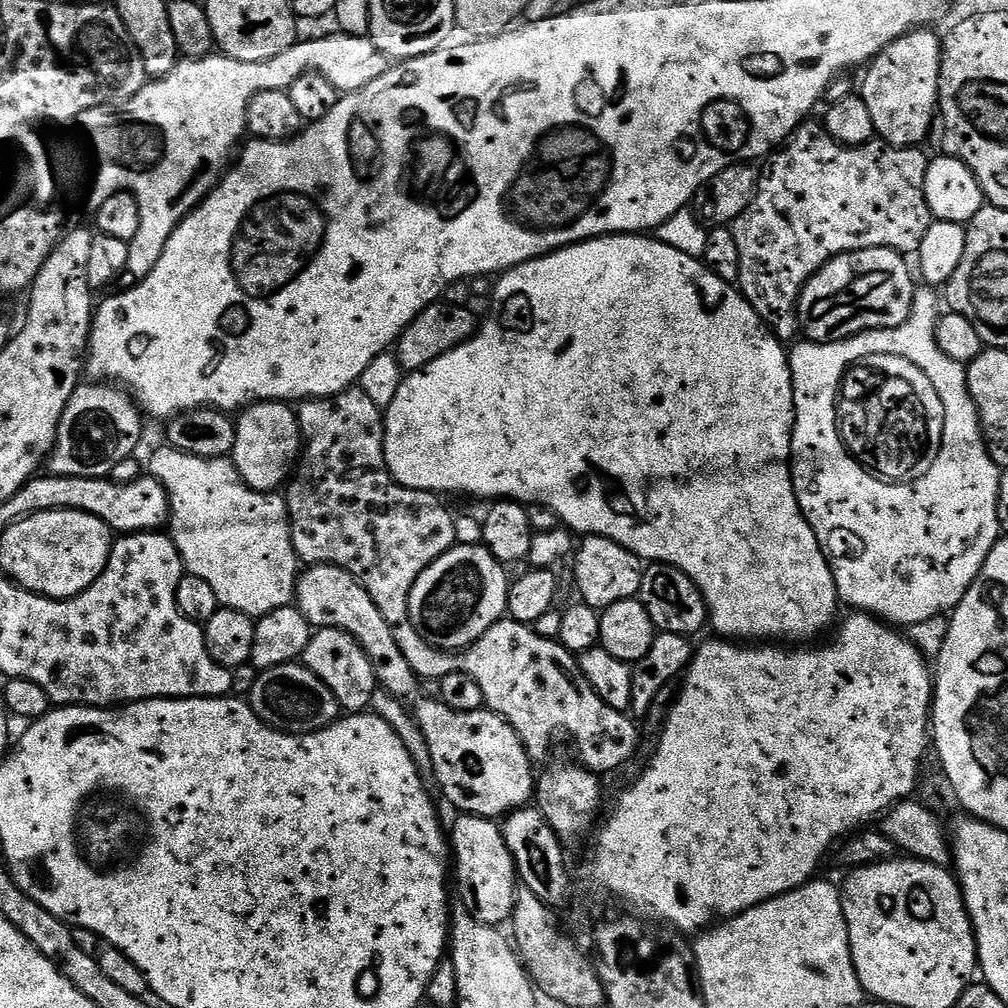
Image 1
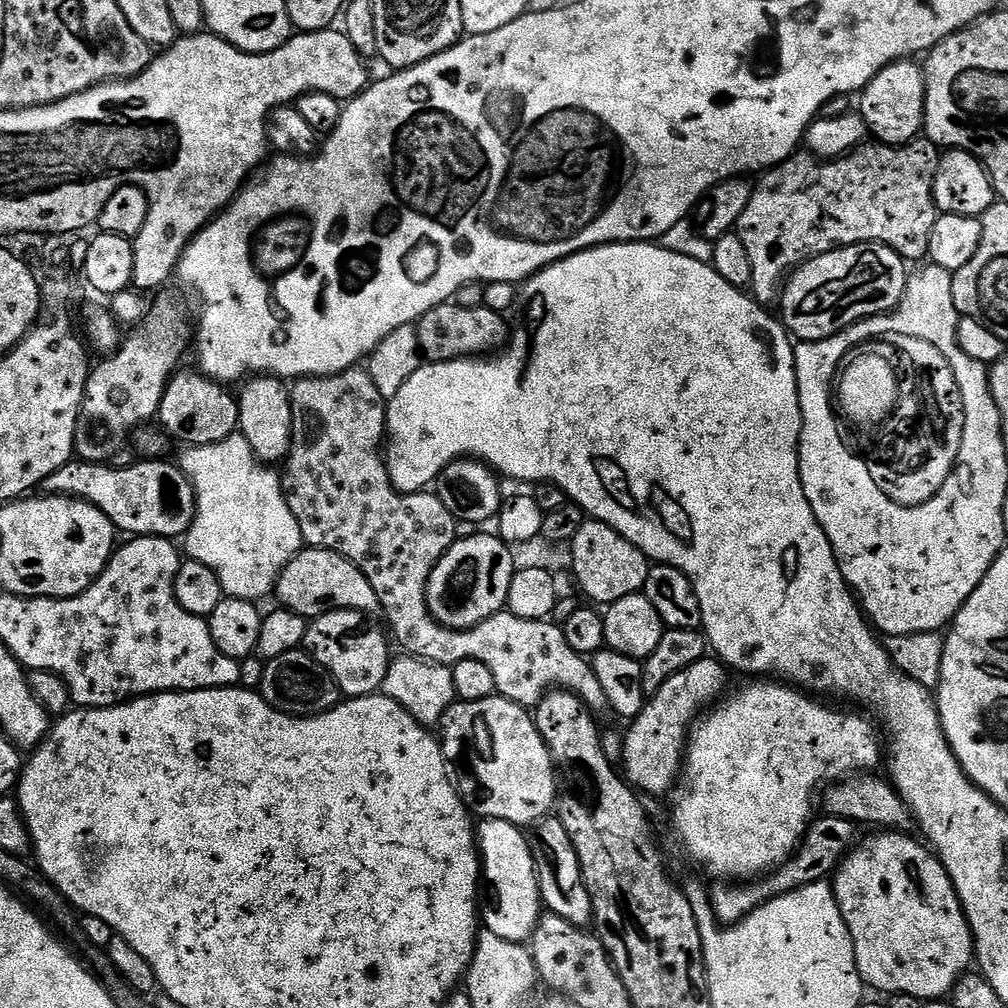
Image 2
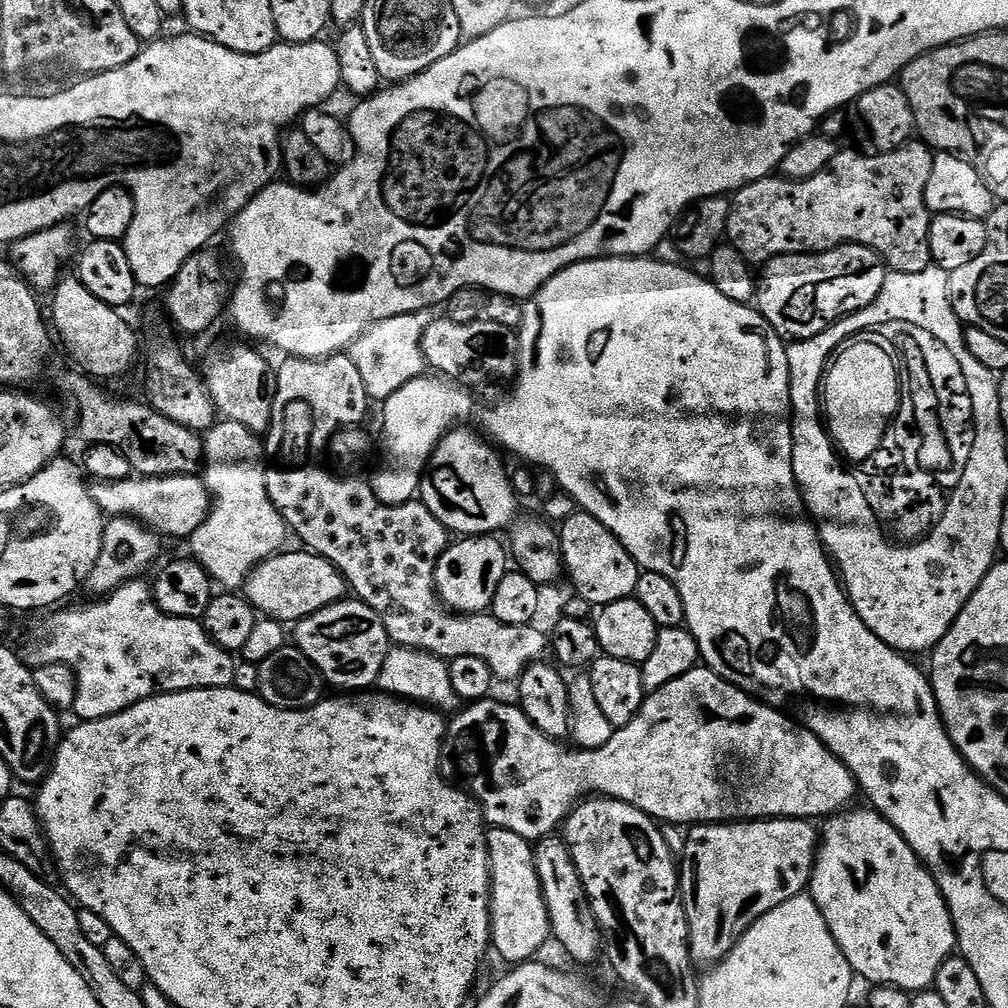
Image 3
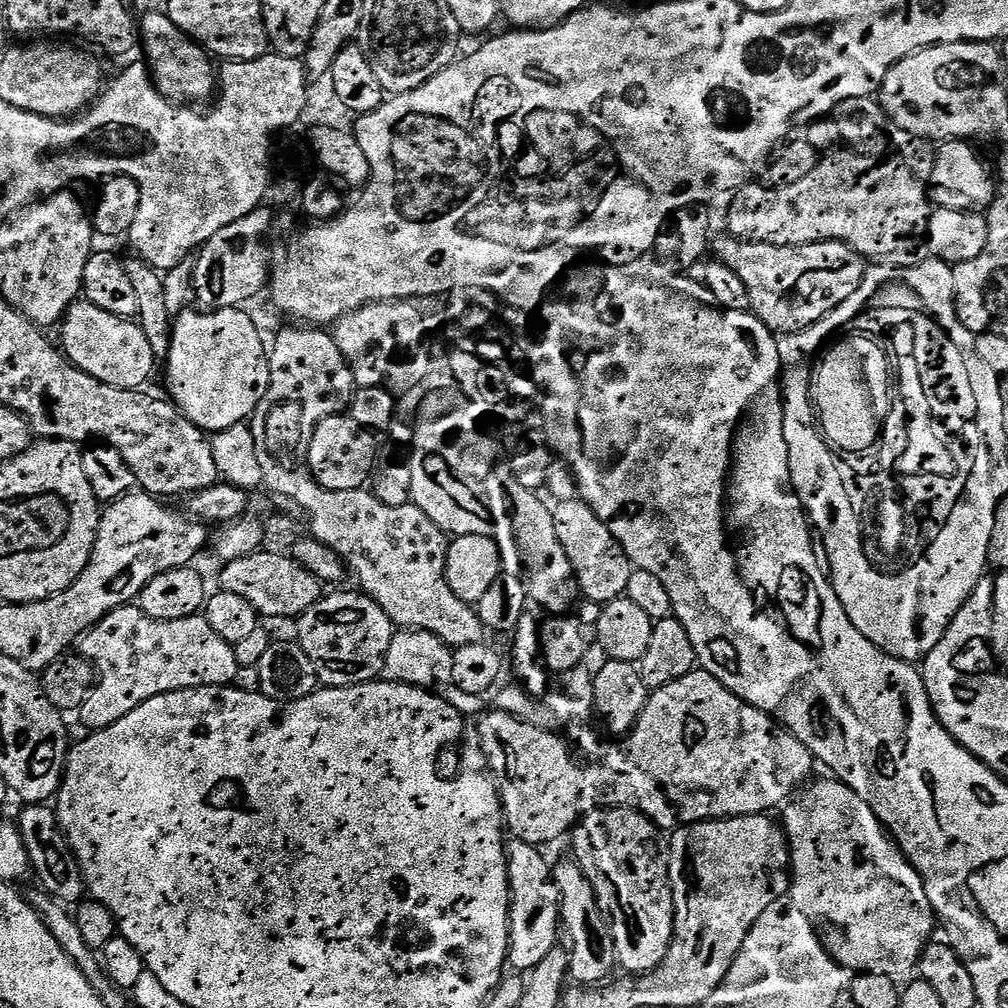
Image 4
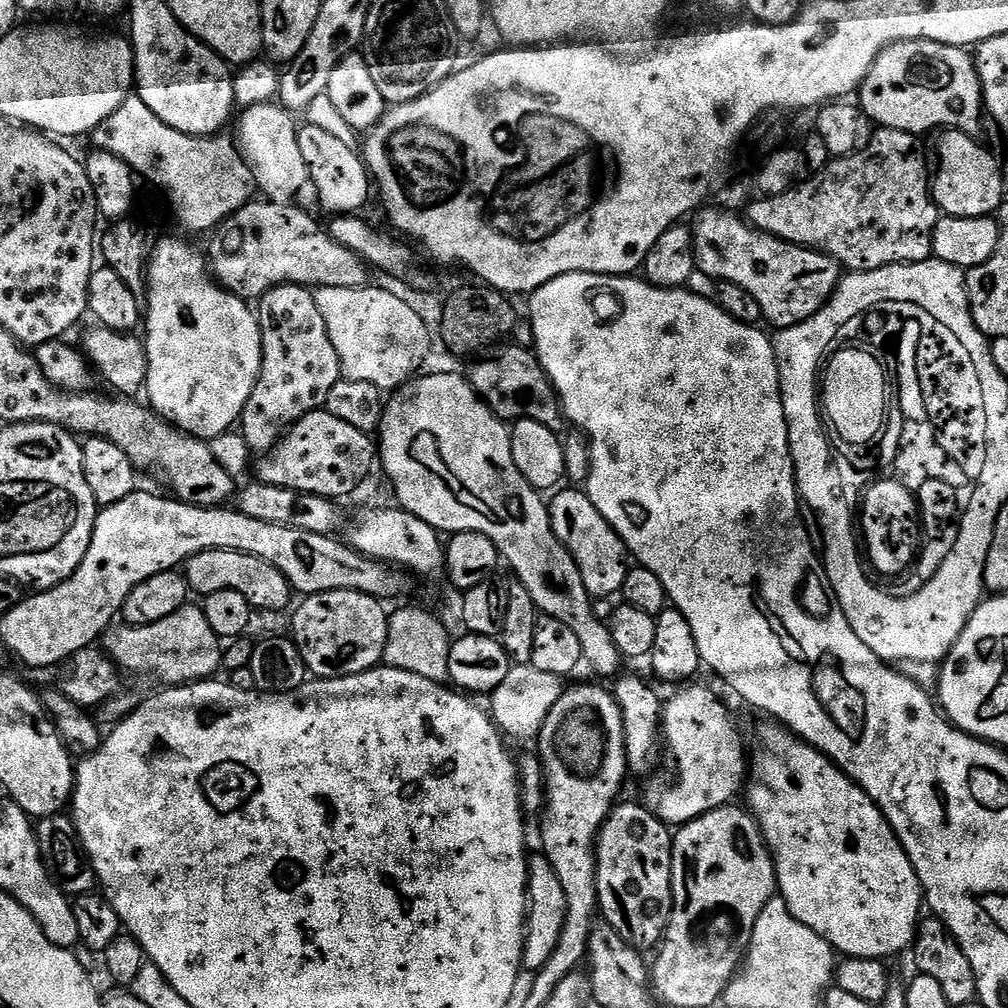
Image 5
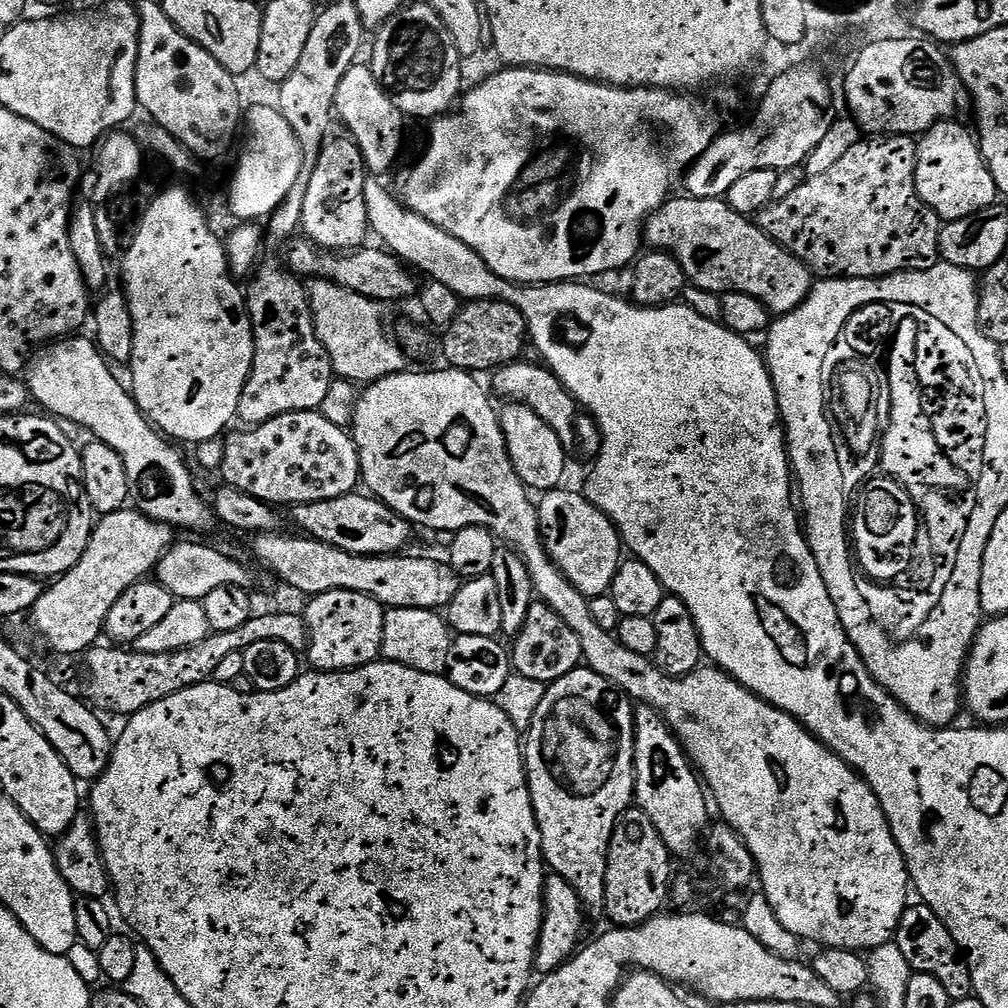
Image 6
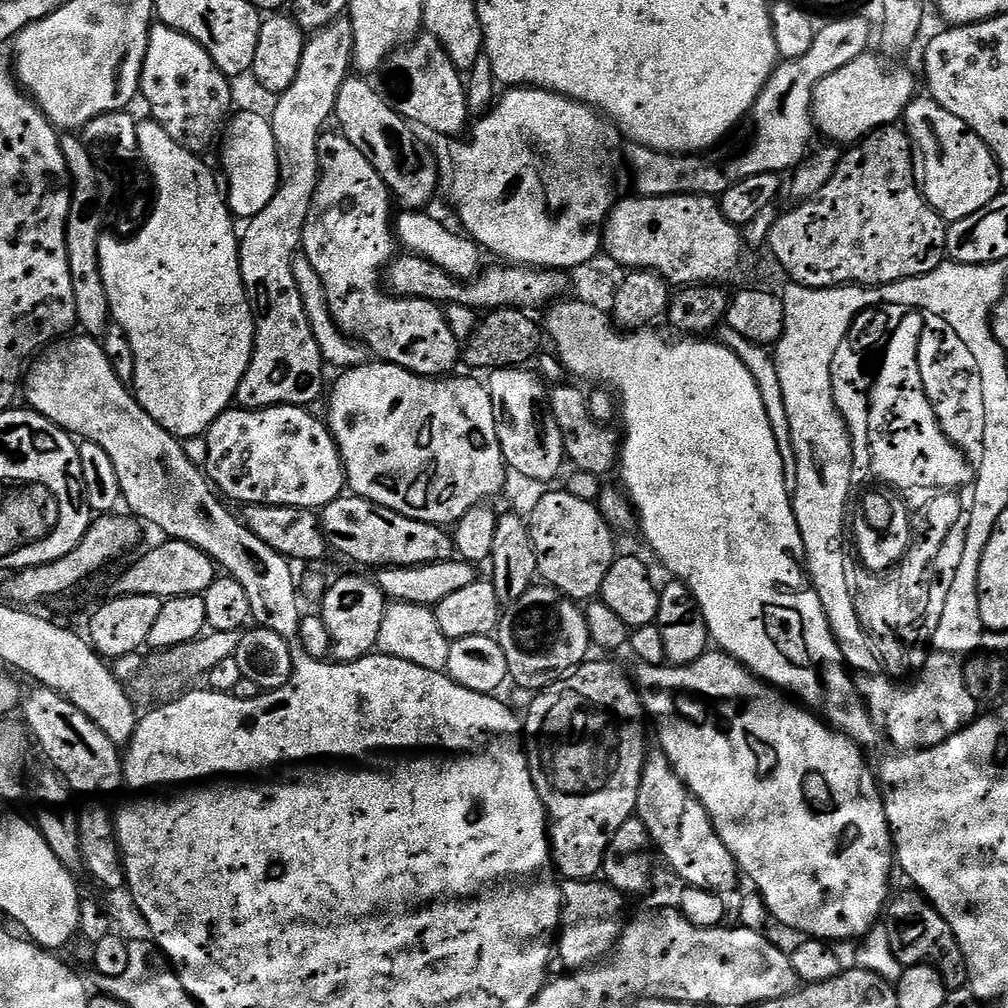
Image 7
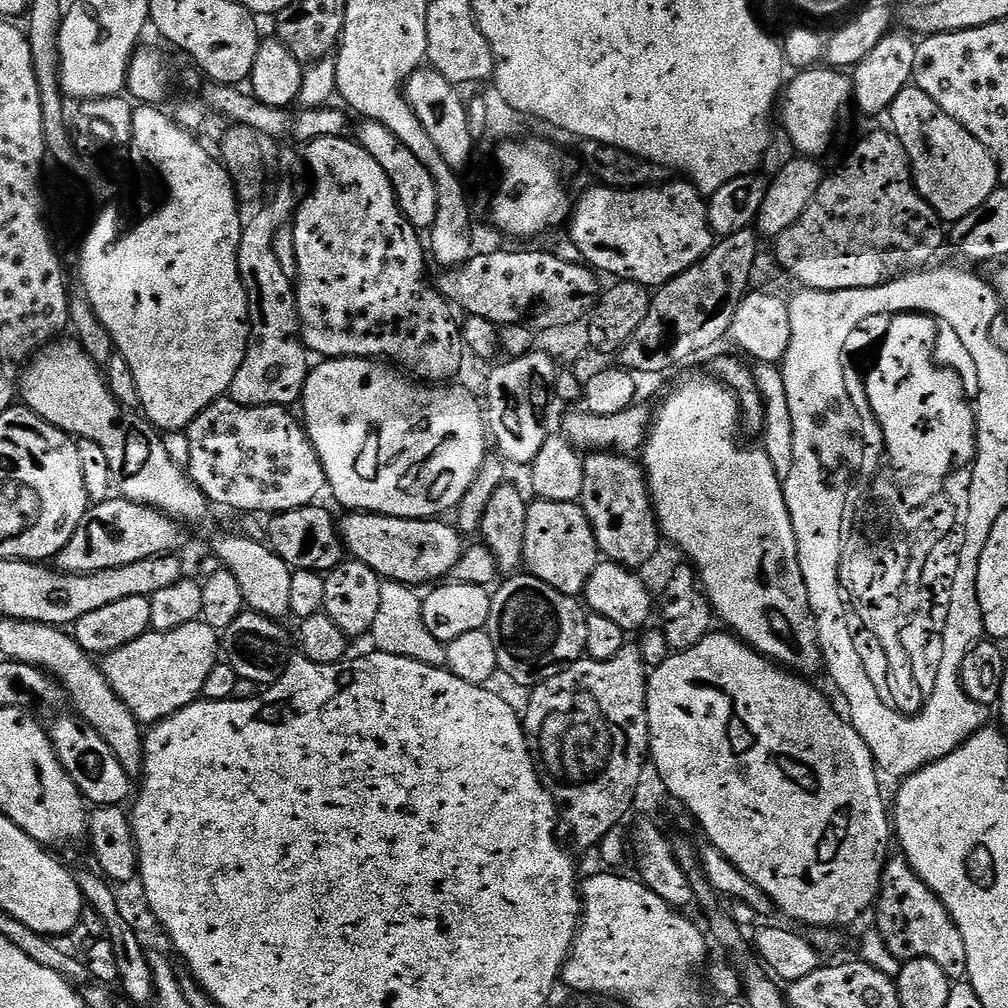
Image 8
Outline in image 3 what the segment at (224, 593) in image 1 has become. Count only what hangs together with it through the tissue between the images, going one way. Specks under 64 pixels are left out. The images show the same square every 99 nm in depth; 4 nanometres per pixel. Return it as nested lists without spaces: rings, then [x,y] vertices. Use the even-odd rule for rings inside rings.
[[[220,420],[217,421],[214,425],[211,426],[208,431],[204,434],[204,463],[203,463],[203,472],[202,478],[205,484],[208,487],[208,492],[214,497],[214,503],[212,506],[212,511],[208,513],[208,517],[206,518],[206,522],[202,522],[202,526],[198,526],[198,530],[191,536],[188,542],[188,546],[191,546],[192,552],[191,555],[198,561],[202,567],[208,571],[209,577],[217,585],[220,584],[221,589],[224,590],[240,590],[244,587],[245,580],[248,579],[248,573],[252,572],[256,567],[263,562],[263,560],[269,560],[271,556],[277,555],[283,549],[283,542],[286,538],[286,534],[288,535],[288,527],[286,525],[286,521],[283,517],[280,516],[280,512],[271,502],[271,498],[268,497],[267,494],[267,486],[266,486],[266,466],[262,464],[262,450],[260,448],[260,444],[258,442],[259,437],[252,432],[252,430],[246,426],[242,426],[241,423],[234,422],[233,420]]]

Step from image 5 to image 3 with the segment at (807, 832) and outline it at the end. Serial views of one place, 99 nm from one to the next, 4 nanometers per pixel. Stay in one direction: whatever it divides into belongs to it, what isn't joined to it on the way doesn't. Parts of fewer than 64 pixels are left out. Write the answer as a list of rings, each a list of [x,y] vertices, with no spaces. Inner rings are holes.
[[[864,808],[857,812],[837,812],[823,821],[816,864],[812,868],[812,901],[822,910],[822,918],[826,918],[830,934],[834,934],[834,942],[838,942],[842,954],[846,954],[846,962],[850,962],[859,979],[861,976],[869,980],[869,985],[889,984],[913,994],[931,989],[936,982],[938,966],[958,948],[950,910],[935,879],[900,831],[879,812]]]

